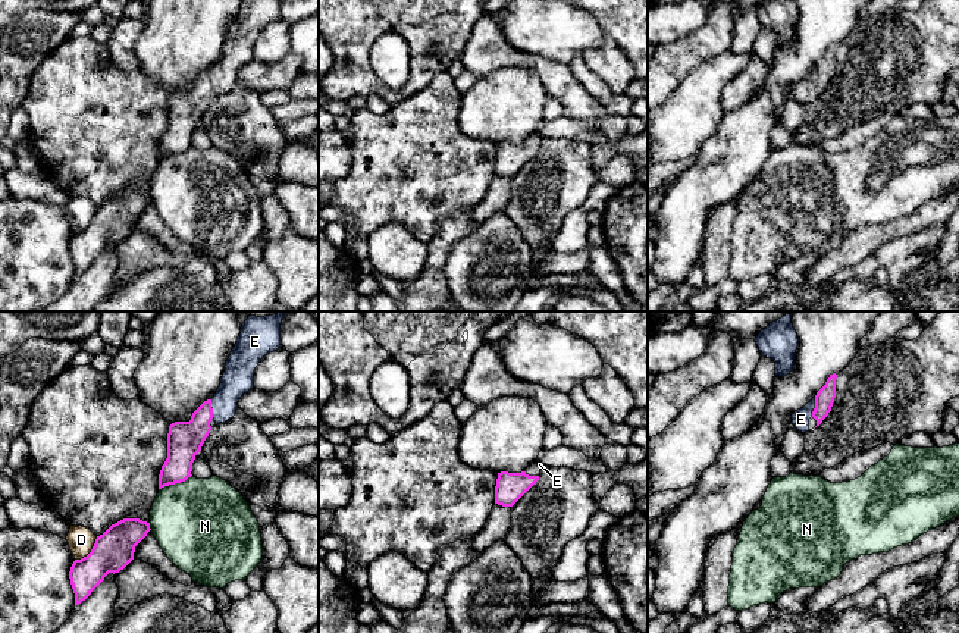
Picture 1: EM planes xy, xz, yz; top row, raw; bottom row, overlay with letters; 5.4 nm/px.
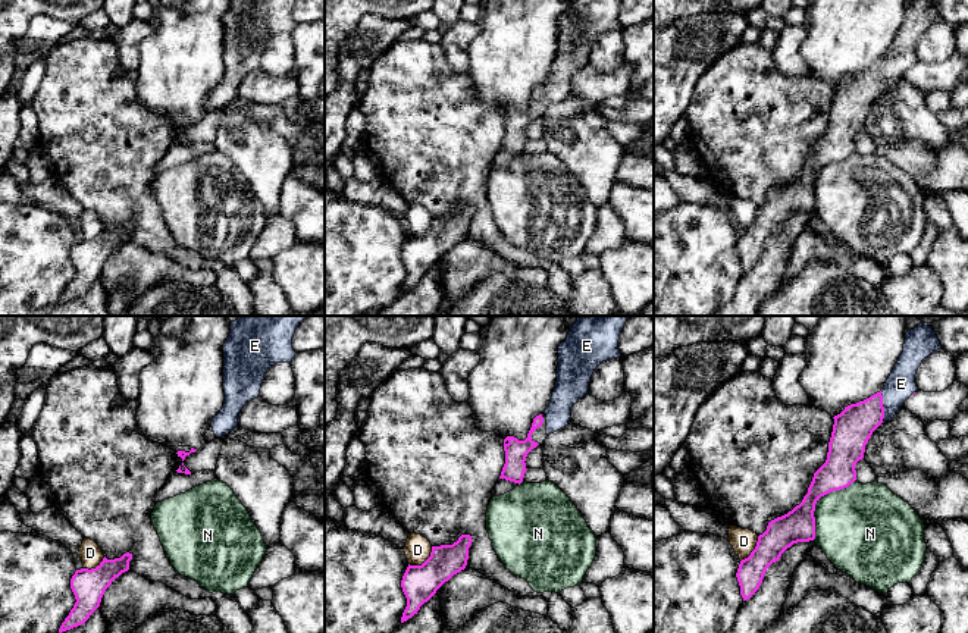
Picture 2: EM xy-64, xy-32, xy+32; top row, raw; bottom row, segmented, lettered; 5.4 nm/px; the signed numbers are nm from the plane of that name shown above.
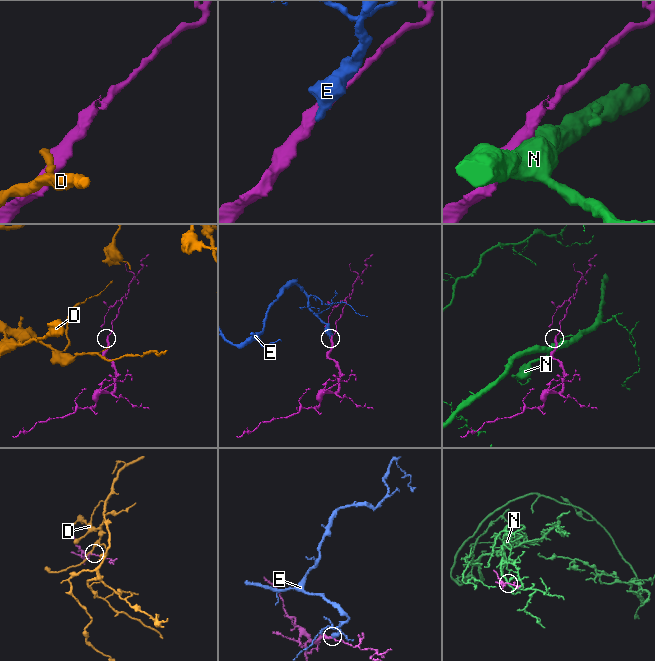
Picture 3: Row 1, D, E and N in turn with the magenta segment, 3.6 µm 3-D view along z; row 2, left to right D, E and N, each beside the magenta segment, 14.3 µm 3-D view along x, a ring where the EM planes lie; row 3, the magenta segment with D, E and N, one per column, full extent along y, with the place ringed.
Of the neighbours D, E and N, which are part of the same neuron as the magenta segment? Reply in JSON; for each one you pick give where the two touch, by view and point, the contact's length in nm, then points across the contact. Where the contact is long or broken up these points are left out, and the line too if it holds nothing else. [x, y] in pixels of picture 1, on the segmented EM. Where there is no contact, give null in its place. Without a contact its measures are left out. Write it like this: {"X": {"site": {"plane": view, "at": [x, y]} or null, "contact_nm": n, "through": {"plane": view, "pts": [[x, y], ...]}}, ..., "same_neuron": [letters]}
{"E": {"site": {"plane": "xy", "at": [212, 409]}, "contact_nm": 110, "through": {"plane": "xy", "pts": [[185, 439], [212, 409], [232, 388], [238, 378]]}}, "same_neuron": ["E"]}

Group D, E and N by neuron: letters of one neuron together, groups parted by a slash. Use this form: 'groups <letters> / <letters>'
groups D / E / N

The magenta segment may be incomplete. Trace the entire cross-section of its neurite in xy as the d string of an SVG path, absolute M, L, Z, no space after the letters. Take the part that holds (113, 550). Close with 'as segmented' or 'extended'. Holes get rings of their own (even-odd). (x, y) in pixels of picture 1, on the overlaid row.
M123 518L97 536L91 552L75 560L69 571L75 605L85 601L109 573L123 570L134 560L135 546L150 530L147 521Z; as segmented

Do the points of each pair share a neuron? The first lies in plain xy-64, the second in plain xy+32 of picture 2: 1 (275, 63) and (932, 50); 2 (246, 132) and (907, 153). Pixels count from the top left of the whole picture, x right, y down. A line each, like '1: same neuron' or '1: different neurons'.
1: same neuron
2: different neurons

